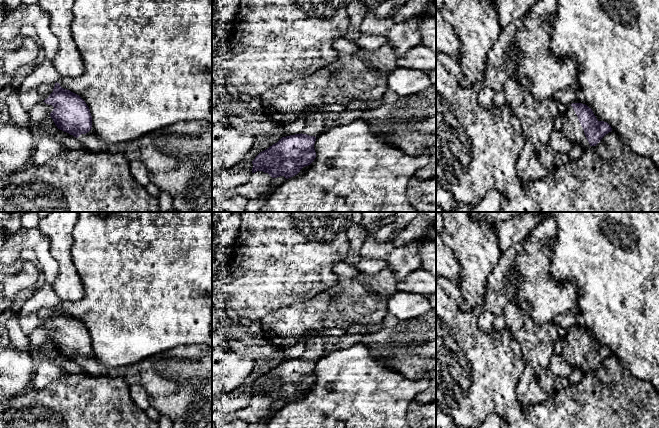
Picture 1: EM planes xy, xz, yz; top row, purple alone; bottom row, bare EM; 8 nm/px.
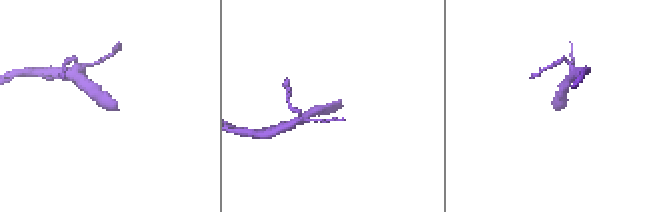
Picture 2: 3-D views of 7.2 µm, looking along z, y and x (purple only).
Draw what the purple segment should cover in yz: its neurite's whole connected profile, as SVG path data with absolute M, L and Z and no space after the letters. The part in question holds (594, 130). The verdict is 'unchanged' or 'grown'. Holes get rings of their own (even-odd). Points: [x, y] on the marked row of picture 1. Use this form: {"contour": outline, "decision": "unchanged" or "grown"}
{"contour": "M572 103L564 114L563 134L573 145L579 144L583 149L596 146L611 131L611 126L598 121L592 109L585 104Z", "decision": "grown"}

